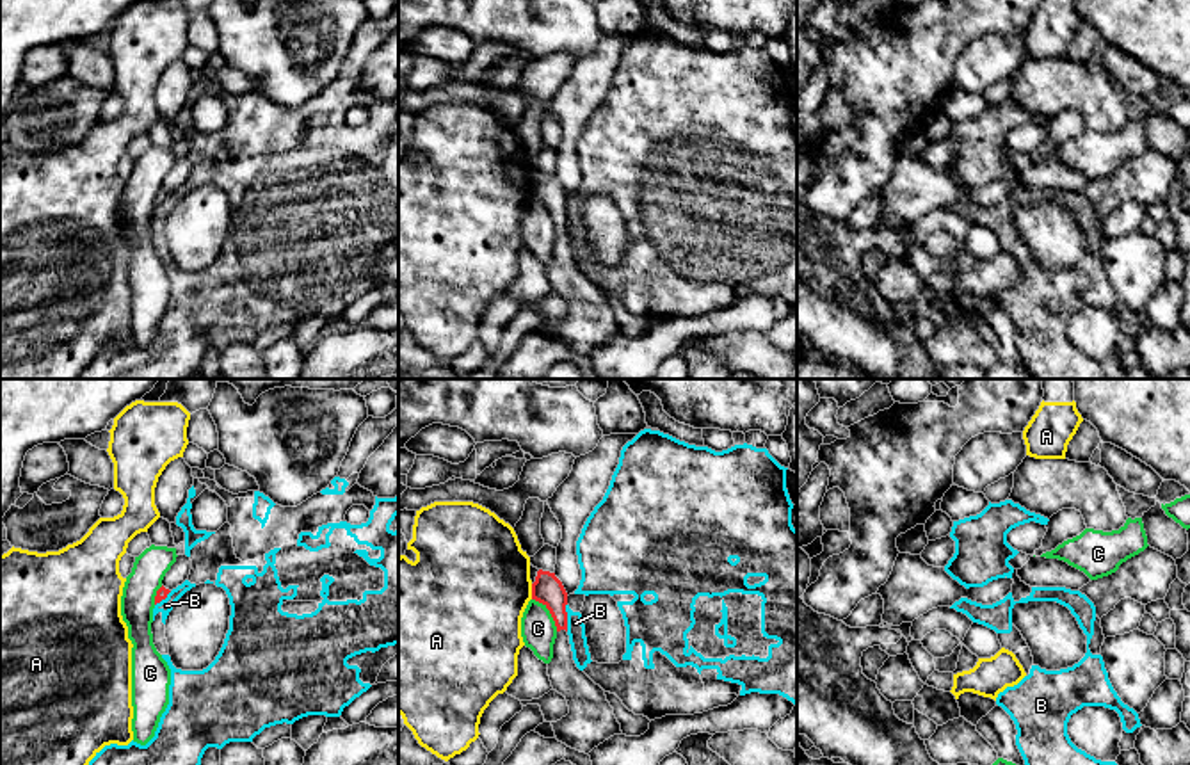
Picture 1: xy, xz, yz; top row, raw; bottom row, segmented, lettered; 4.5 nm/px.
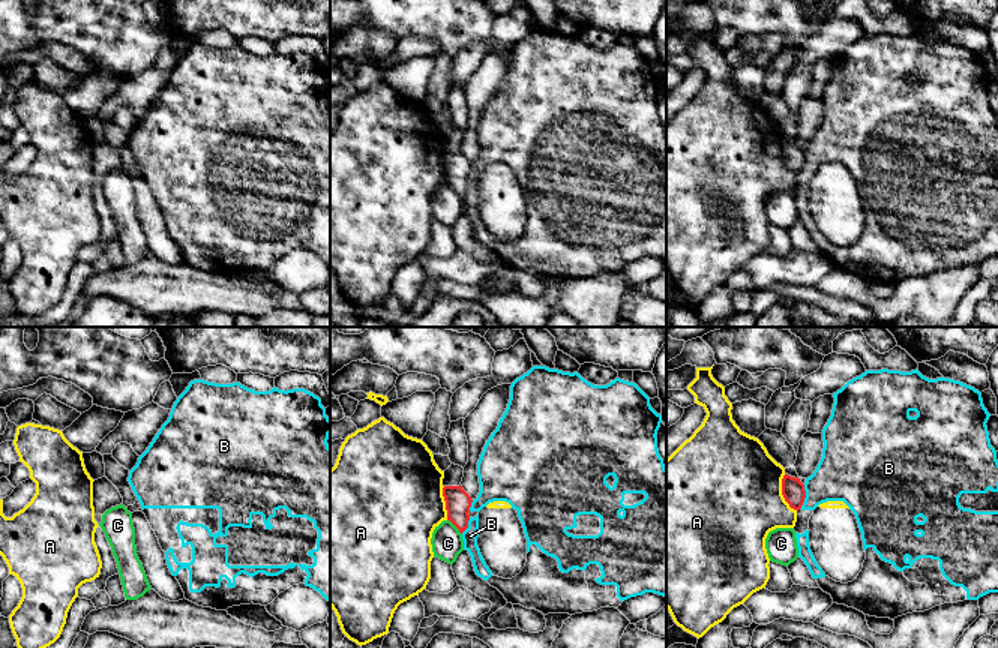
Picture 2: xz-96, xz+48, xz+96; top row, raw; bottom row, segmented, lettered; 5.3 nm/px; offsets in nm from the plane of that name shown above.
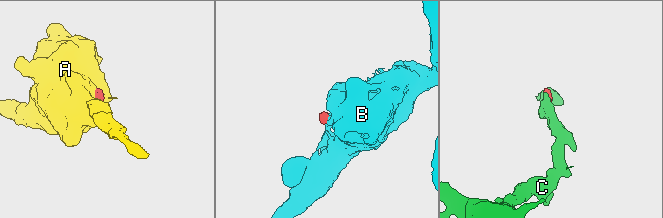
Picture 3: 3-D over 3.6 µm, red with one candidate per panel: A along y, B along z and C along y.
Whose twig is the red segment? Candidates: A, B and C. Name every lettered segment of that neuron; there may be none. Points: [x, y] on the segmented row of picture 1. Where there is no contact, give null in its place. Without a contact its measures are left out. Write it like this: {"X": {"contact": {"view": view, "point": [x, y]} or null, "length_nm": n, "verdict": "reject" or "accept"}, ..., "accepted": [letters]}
{"A": {"contact": {"view": "xz", "point": [532, 591]}, "length_nm": 70, "verdict": "reject"}, "B": {"contact": {"view": "xz", "point": [566, 618]}, "length_nm": 130, "verdict": "reject"}, "C": {"contact": {"view": "xz", "point": [550, 612]}, "length_nm": 190, "verdict": "reject"}, "accepted": []}

